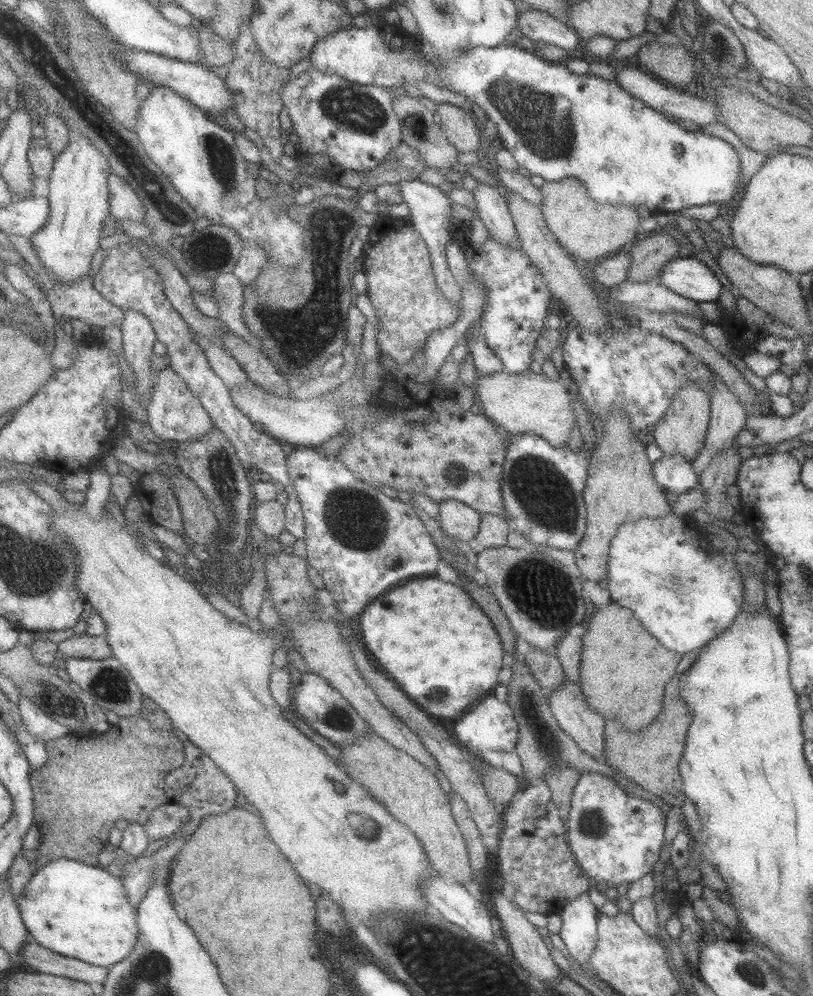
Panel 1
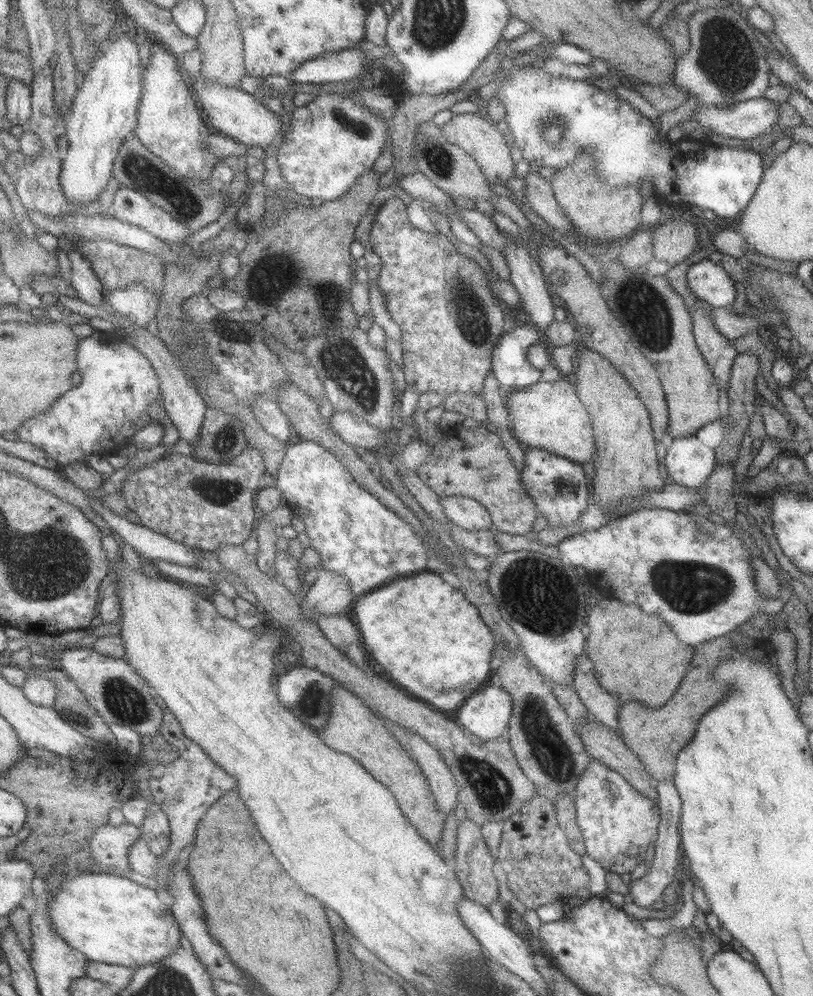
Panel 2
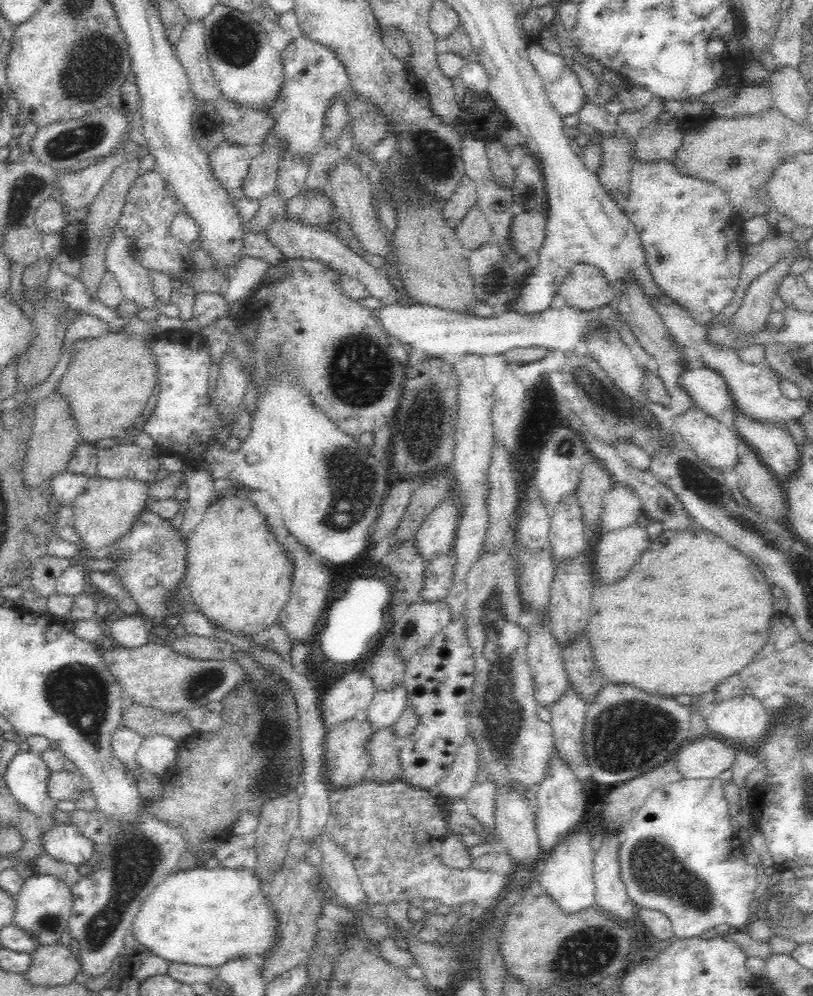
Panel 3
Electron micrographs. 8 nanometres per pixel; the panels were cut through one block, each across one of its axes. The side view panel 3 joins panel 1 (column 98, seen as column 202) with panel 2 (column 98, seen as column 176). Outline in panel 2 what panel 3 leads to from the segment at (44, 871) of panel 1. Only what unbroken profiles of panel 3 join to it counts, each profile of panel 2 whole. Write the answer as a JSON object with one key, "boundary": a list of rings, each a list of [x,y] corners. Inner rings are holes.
{"boundary":[[[109,872],[70,873],[48,902],[54,930],[95,962],[137,968],[162,961],[178,949],[182,929],[157,892]]]}

